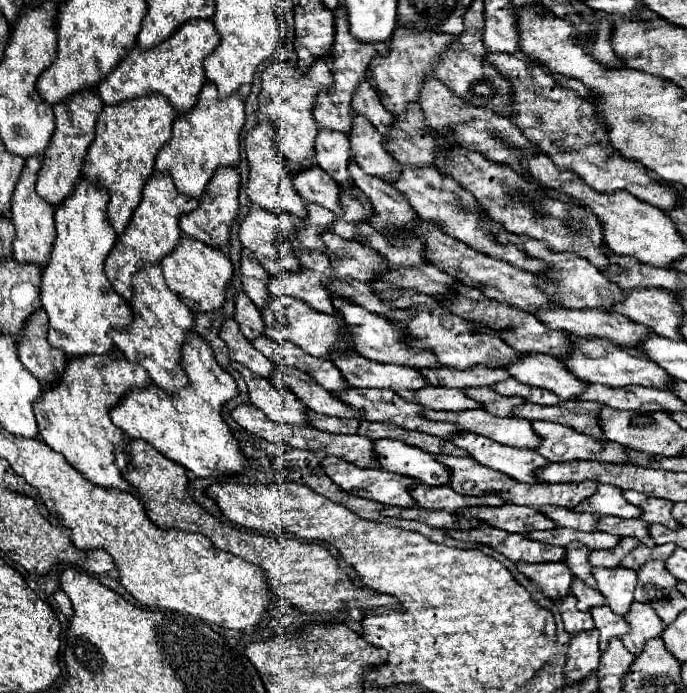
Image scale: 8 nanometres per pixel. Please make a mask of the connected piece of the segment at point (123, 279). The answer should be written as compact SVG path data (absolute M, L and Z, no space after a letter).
M152 174L144 186L142 192L142 202L136 208L126 232L122 236L118 236L116 246L112 248L112 252L106 258L106 276L110 280L110 284L114 286L114 290L124 298L124 300L132 300L134 292L132 292L132 278L136 276L136 272L140 272L144 266L152 266L152 264L160 264L160 260L164 256L168 256L168 252L172 252L182 238L178 220L180 216L192 212L198 208L198 202L176 192L172 178L166 174Z

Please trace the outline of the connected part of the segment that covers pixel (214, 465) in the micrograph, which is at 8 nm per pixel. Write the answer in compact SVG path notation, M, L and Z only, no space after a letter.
M190 332L188 340L182 348L184 354L184 370L190 378L190 384L186 388L182 388L176 396L166 394L164 390L160 390L158 386L148 386L148 388L136 388L132 392L128 392L128 396L124 396L124 400L112 408L110 418L112 422L128 436L128 438L136 438L136 440L146 440L148 444L152 444L160 454L164 454L168 460L174 460L178 464L182 464L188 472L192 472L196 478L210 478L210 472L218 472L218 474L244 474L246 470L246 462L250 462L246 458L246 454L242 452L240 442L232 436L230 426L224 422L222 418L222 406L228 400L234 400L238 396L238 388L236 388L236 380L216 362L212 348L196 334Z

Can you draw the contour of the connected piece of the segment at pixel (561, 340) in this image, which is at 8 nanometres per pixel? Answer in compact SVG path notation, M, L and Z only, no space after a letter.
M460 284L456 290L458 290L456 292L456 298L450 302L452 312L458 314L458 316L462 316L464 320L470 320L470 322L474 320L474 322L488 324L490 328L510 328L512 332L504 334L502 338L514 350L518 350L522 354L530 354L530 352L550 354L550 356L556 356L556 358L564 358L564 356L568 356L572 352L574 342L570 340L570 336L564 330L548 330L548 326L546 324L540 324L540 320L534 314L516 310L510 304L500 304L496 300L490 300L478 288L470 288L470 286Z

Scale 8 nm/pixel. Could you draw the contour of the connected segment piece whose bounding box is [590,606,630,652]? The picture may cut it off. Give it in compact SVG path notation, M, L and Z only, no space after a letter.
M608 606L592 608L590 614L596 622L596 628L600 630L600 650L602 652L606 652L612 638L620 638L630 632L630 624L624 620L624 616L614 614Z

